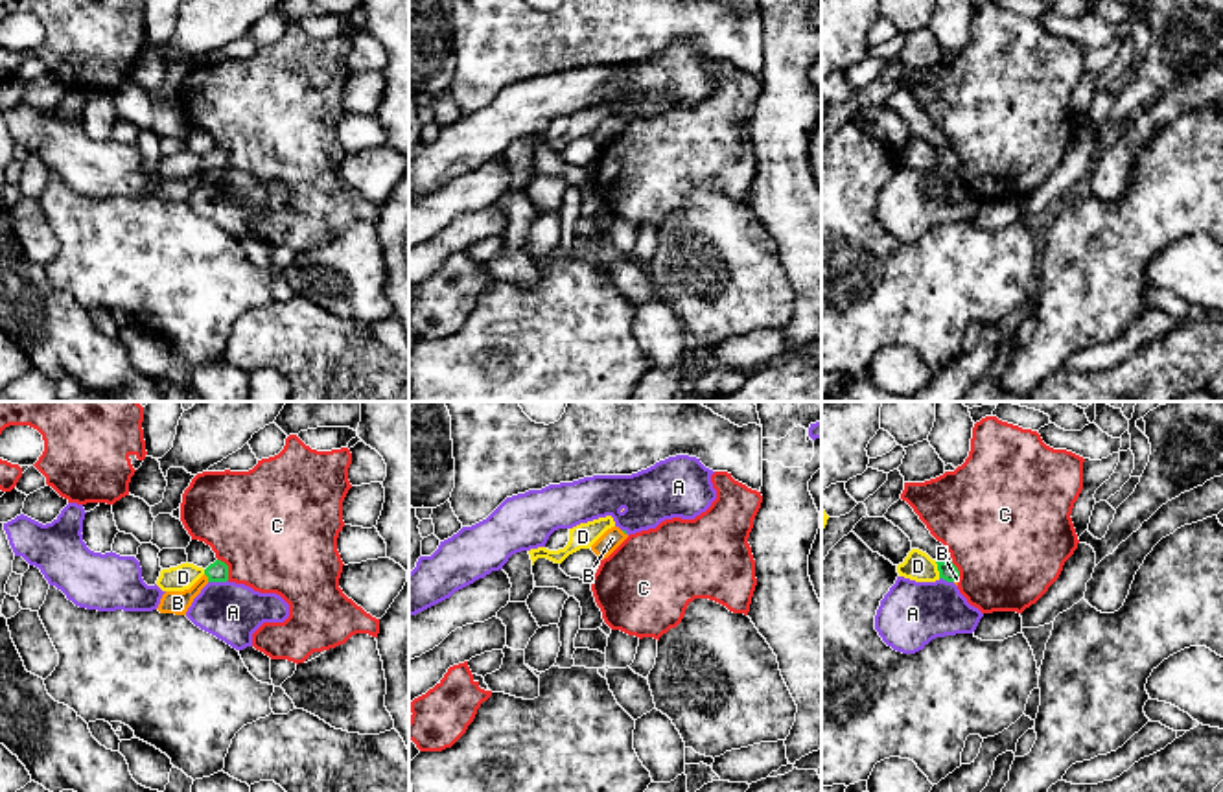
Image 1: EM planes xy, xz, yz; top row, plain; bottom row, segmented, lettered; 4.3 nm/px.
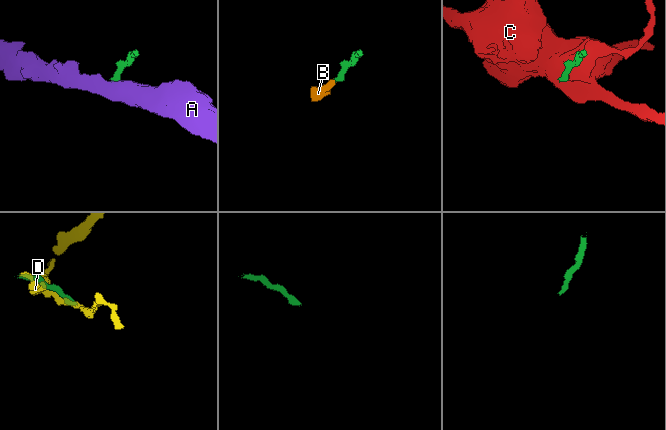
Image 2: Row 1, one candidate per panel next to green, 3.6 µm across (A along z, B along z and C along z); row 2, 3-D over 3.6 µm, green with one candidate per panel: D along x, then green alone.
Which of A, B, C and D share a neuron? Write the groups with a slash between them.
A / B / C / D

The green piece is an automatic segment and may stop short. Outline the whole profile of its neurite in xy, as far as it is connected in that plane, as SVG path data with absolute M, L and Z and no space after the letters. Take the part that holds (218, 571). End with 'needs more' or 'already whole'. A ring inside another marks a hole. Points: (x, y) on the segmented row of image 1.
M215 560L204 569L204 575L190 589L166 591L157 610L160 613L186 615L193 599L201 593L201 589L208 582L227 582L227 580L228 580L228 565L221 560Z; needs more

